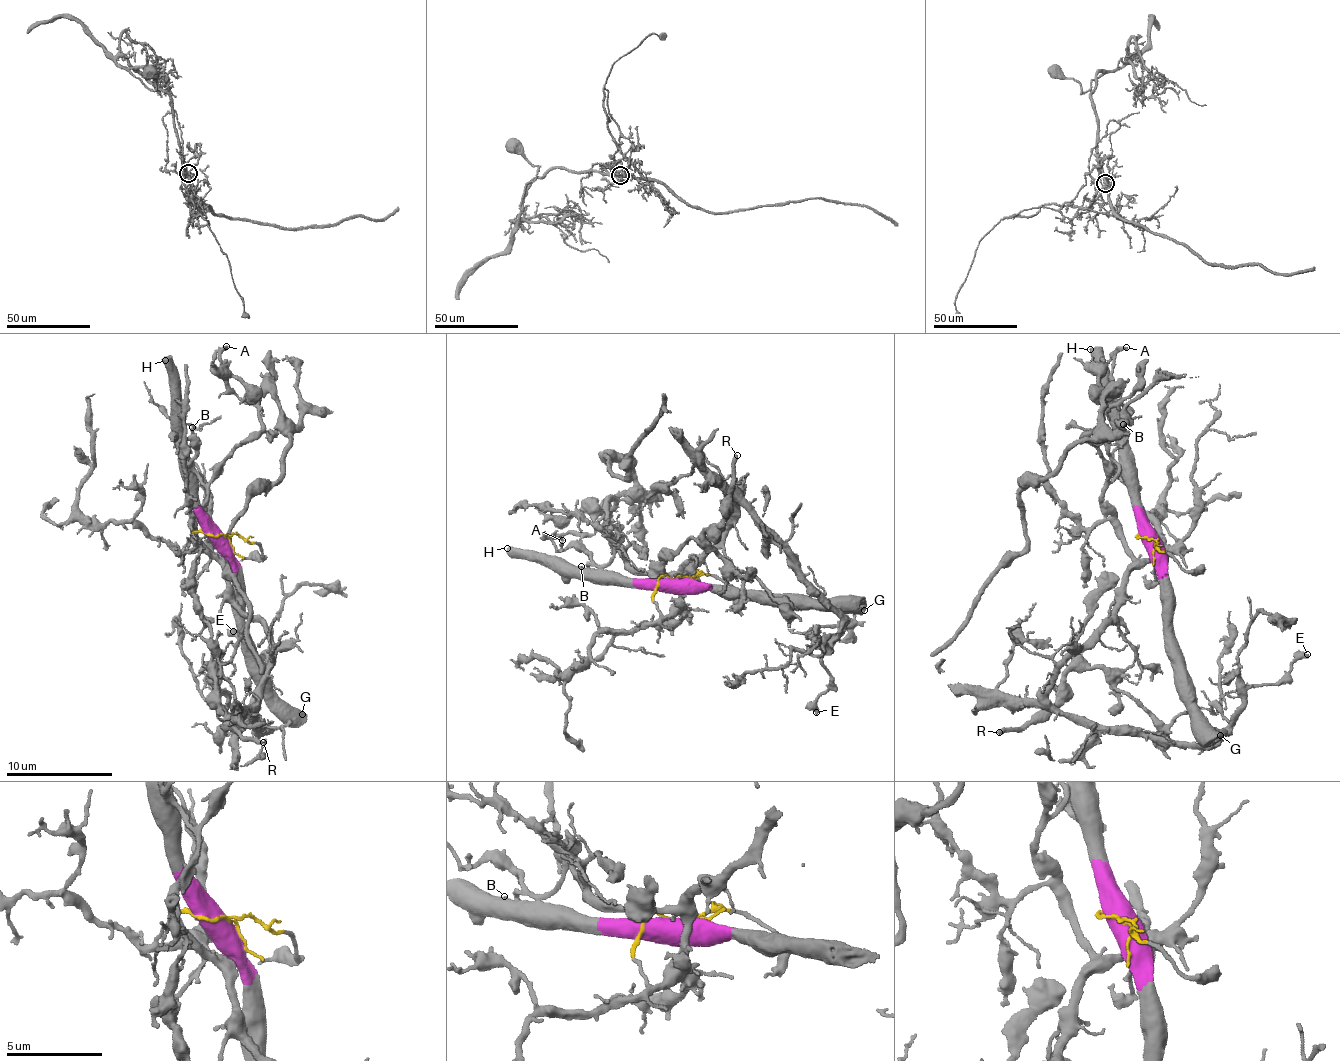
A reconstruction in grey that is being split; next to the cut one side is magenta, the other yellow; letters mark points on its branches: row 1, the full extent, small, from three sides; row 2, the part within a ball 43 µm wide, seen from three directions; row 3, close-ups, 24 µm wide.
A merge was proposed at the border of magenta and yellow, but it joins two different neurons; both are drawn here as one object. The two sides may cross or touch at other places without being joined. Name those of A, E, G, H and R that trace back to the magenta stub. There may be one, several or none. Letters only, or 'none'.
G, H

